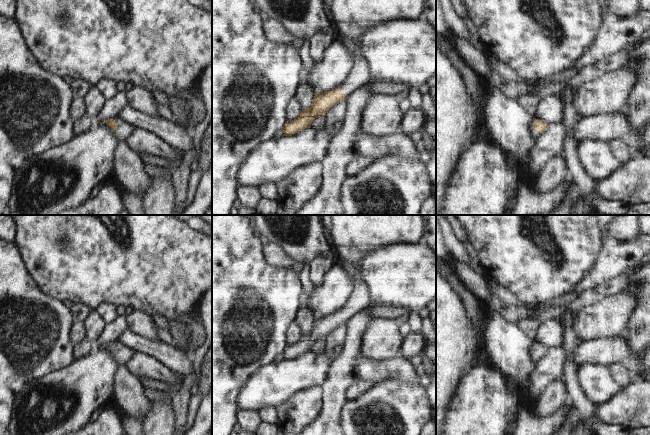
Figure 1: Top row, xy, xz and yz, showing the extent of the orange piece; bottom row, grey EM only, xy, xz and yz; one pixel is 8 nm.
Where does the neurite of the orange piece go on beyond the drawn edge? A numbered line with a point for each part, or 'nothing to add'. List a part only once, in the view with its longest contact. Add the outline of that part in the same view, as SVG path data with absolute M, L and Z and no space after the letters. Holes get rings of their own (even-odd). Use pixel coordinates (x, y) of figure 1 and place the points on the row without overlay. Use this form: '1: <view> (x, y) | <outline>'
1: xz (353, 237) | M330 215L331 227L329 235L332 247L343 260L350 260L356 266L357 272L354 276L353 292L339 311L348 322L356 313L363 311L370 303L370 296L364 281L360 278L360 267L358 263L370 252L382 246L392 244L417 244L423 237L424 218L422 215Z

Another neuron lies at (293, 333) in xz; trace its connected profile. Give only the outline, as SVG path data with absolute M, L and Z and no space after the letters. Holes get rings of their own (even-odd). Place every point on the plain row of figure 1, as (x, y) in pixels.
M294 320L290 324L290 326L287 330L287 339L286 339L287 345L290 346L290 345L293 345L296 342L298 342L301 335L302 335L302 332L301 332L298 324Z

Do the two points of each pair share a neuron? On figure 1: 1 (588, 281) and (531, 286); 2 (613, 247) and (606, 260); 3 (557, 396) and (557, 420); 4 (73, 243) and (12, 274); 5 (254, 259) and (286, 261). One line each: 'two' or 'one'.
1: two
2: one
3: two
4: two
5: two

